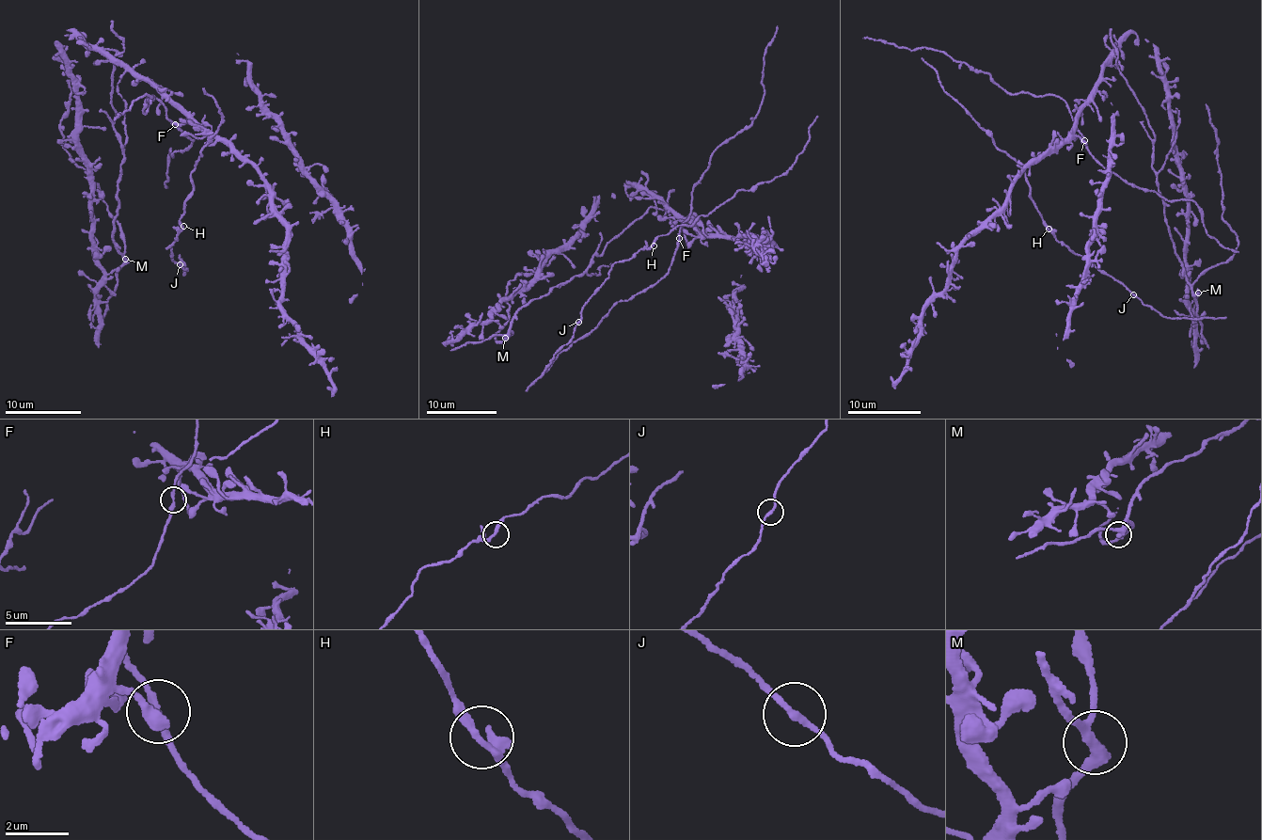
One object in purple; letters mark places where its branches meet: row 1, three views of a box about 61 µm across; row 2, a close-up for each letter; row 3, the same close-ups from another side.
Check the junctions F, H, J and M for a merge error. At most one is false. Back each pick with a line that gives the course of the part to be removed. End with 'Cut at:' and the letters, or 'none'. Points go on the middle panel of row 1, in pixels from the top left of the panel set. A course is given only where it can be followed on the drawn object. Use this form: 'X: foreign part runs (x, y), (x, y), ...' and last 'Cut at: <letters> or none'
Cut at: none

